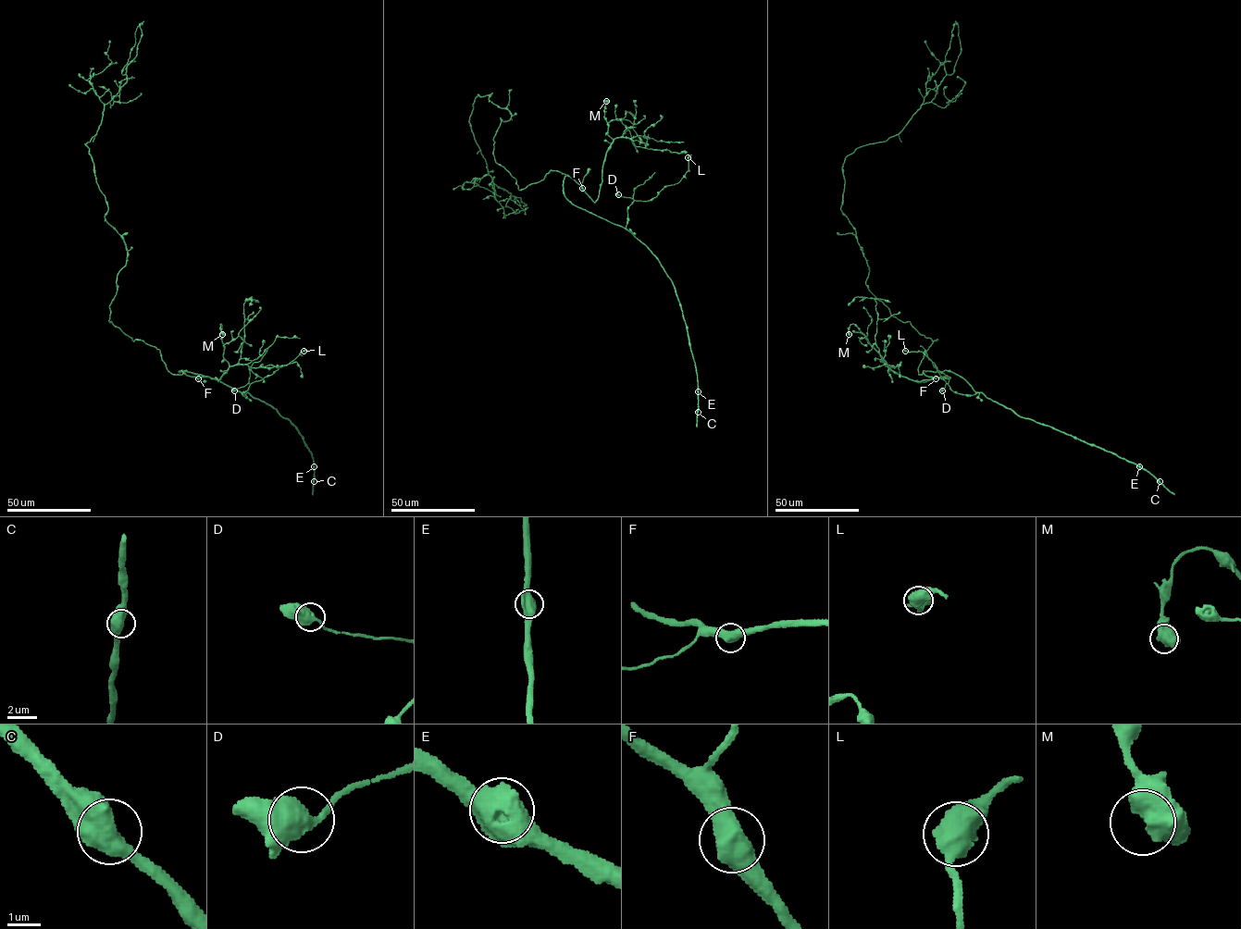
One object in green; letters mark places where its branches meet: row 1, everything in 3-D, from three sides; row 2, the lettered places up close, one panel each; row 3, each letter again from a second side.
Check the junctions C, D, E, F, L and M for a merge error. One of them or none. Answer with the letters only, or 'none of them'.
none of them

